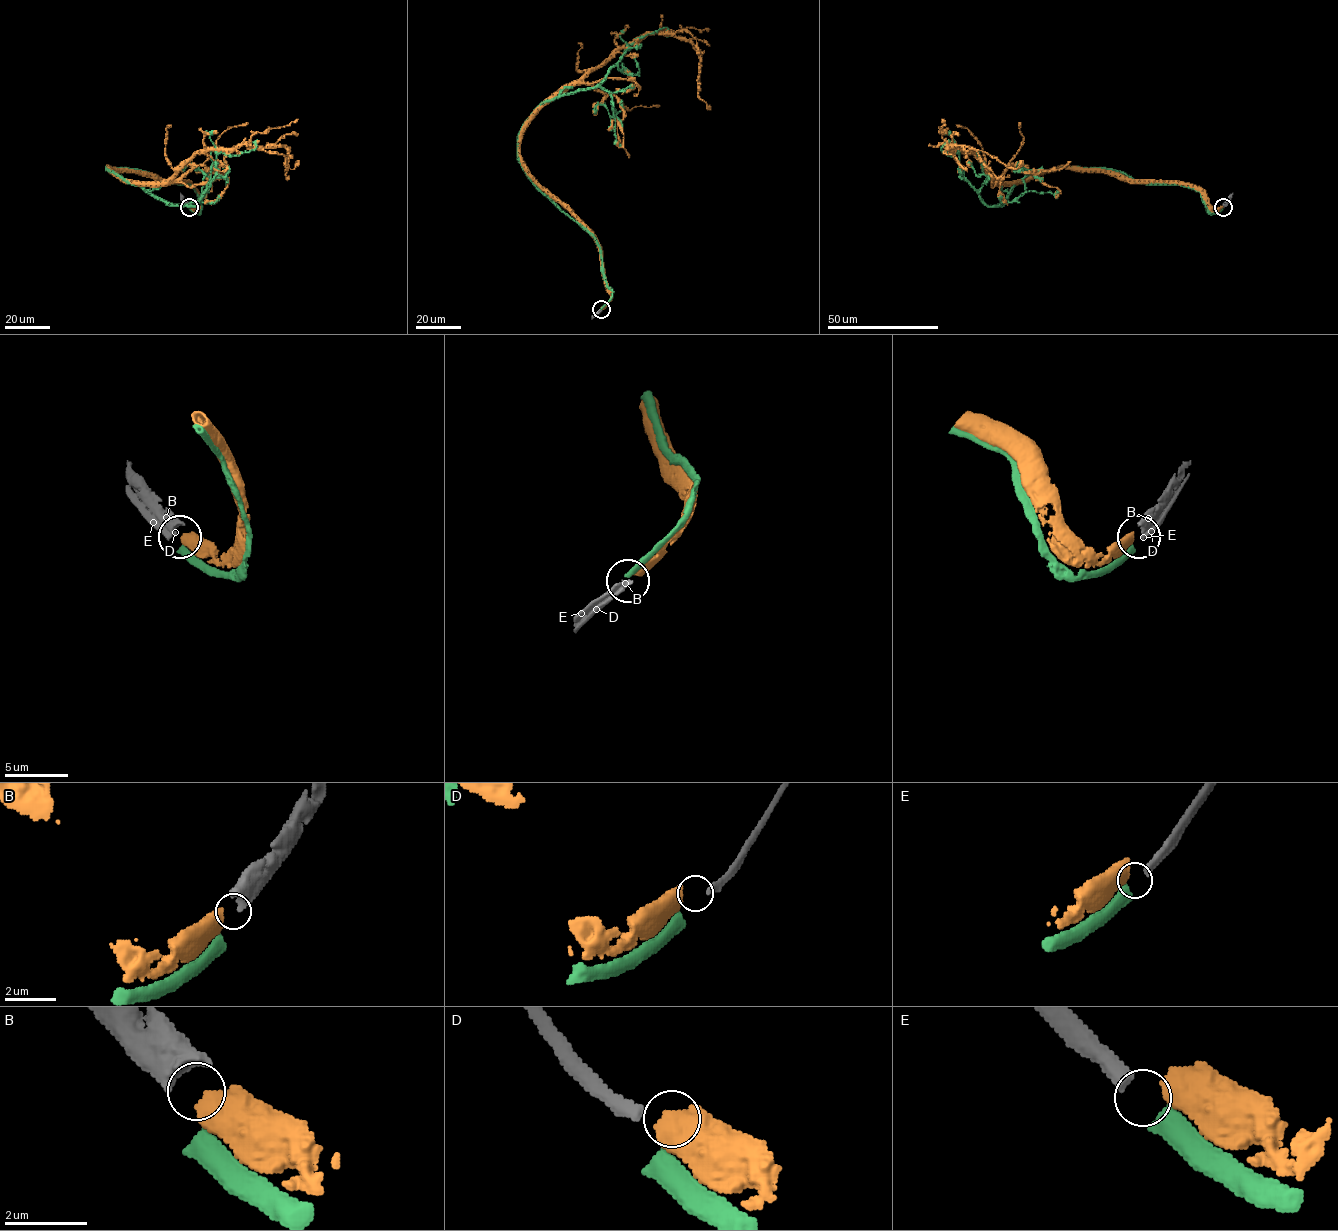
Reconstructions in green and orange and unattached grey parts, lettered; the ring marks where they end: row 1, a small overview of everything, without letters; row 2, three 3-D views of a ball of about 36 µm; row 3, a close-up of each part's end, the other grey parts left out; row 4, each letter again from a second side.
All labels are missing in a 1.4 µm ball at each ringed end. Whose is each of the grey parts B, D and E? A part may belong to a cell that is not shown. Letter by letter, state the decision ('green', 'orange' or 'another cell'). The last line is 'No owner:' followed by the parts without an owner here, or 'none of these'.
B: orange
D: another cell
E: green
No owner: D

